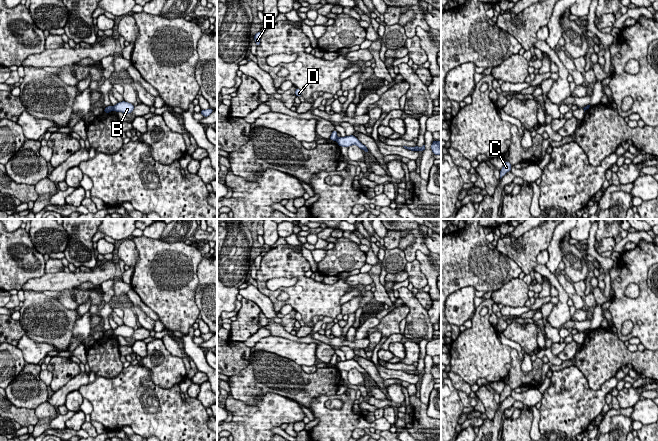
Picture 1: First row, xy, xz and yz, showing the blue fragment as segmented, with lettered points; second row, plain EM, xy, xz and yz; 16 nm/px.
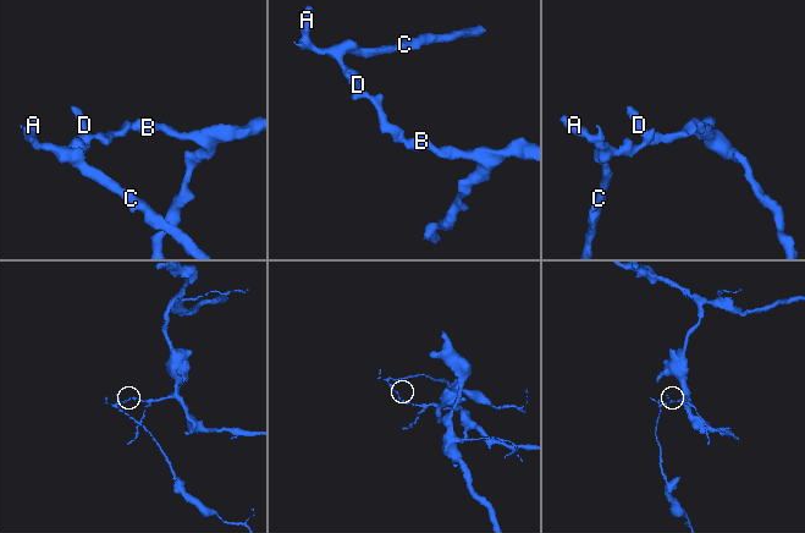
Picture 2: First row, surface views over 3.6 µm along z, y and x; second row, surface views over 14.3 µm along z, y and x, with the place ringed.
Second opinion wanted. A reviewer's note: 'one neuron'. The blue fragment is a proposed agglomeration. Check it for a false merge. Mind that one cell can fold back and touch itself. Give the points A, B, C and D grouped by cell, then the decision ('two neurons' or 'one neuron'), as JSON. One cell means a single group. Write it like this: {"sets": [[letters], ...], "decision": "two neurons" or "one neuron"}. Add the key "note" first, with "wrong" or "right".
{"note": "wrong", "sets": [["A", "C", "D"], ["B"]], "decision": "two neurons"}

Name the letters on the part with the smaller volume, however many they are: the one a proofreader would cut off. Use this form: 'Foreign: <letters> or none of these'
Foreign: A, C, D

